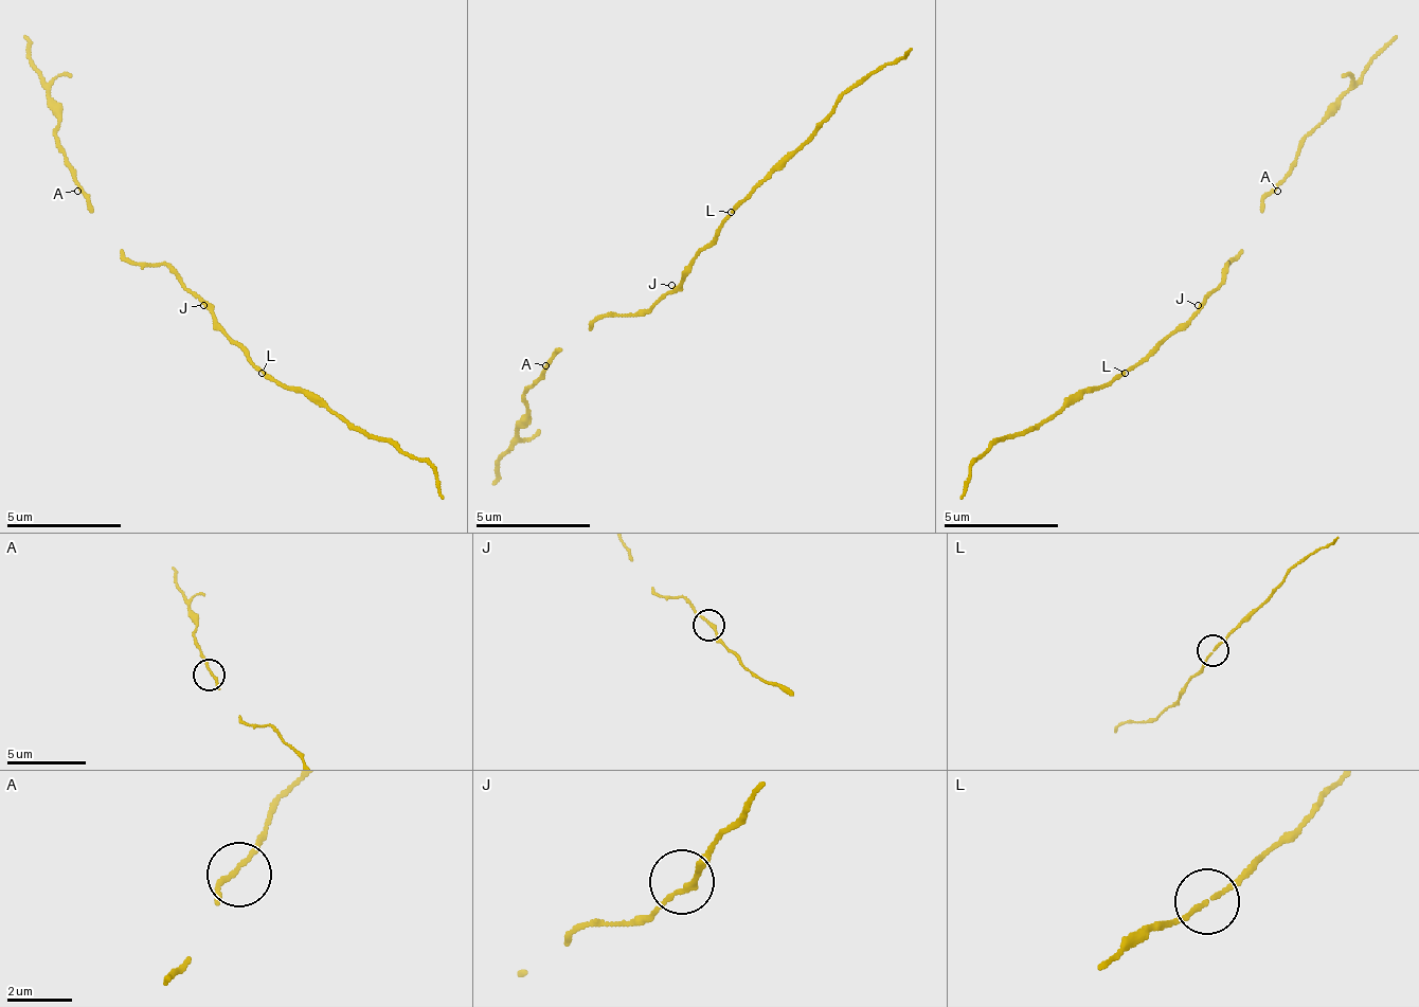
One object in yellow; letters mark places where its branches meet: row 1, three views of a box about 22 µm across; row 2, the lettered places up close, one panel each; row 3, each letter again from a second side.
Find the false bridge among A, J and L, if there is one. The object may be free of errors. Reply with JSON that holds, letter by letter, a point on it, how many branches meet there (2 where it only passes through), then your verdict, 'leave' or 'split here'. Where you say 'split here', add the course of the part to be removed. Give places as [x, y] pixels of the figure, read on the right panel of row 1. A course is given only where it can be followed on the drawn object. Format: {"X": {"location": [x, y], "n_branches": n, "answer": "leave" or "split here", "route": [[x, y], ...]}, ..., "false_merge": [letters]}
{"A": {"location": [1277, 191], "n_branches": 2, "answer": "leave"}, "J": {"location": [1198, 305], "n_branches": 2, "answer": "leave"}, "L": {"location": [1125, 373], "n_branches": 2, "answer": "leave"}, "false_merge": []}

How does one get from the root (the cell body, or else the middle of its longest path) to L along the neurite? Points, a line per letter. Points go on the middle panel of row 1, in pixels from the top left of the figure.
L: (671, 290), (683, 280), (683, 268), (717, 233), (729, 211)

